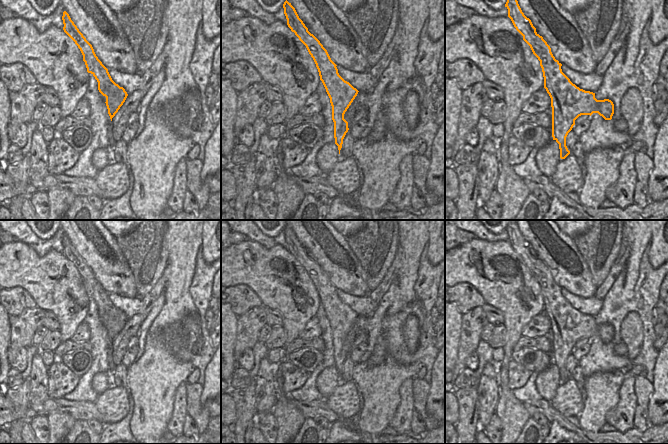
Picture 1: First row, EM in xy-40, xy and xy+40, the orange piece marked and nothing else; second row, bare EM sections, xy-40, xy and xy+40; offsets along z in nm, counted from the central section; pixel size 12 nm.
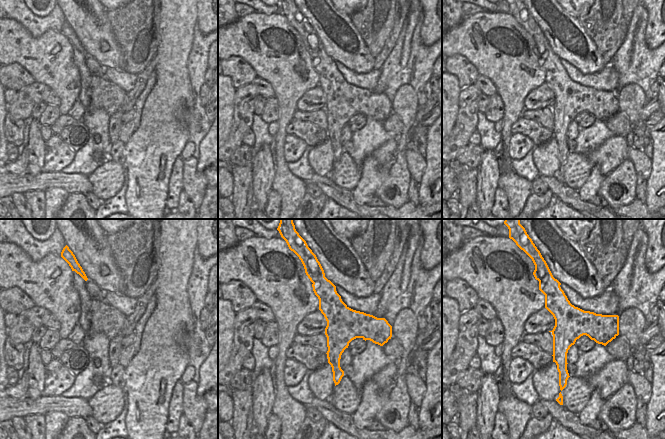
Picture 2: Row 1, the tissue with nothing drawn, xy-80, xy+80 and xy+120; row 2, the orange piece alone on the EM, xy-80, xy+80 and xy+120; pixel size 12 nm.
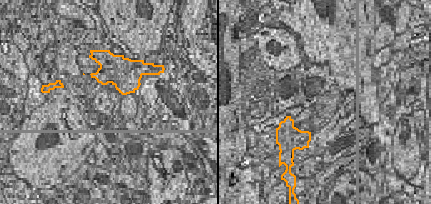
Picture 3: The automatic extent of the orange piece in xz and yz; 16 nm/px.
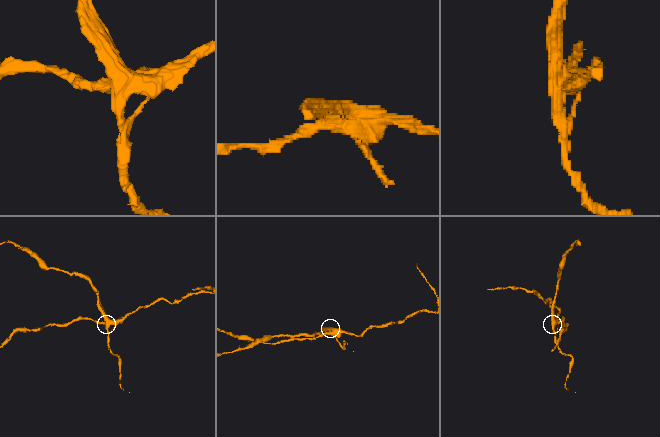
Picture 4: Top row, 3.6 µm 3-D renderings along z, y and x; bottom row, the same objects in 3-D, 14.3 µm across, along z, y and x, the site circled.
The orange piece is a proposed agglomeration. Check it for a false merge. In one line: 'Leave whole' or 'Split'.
Split.

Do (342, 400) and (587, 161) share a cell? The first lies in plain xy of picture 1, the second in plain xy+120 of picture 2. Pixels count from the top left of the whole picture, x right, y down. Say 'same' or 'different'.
same

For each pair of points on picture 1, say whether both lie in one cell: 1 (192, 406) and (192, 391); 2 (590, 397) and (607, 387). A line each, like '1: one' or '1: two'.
1: one
2: one

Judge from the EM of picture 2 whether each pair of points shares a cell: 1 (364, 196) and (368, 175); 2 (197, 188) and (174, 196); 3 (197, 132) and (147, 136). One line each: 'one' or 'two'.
1: one
2: two
3: two

